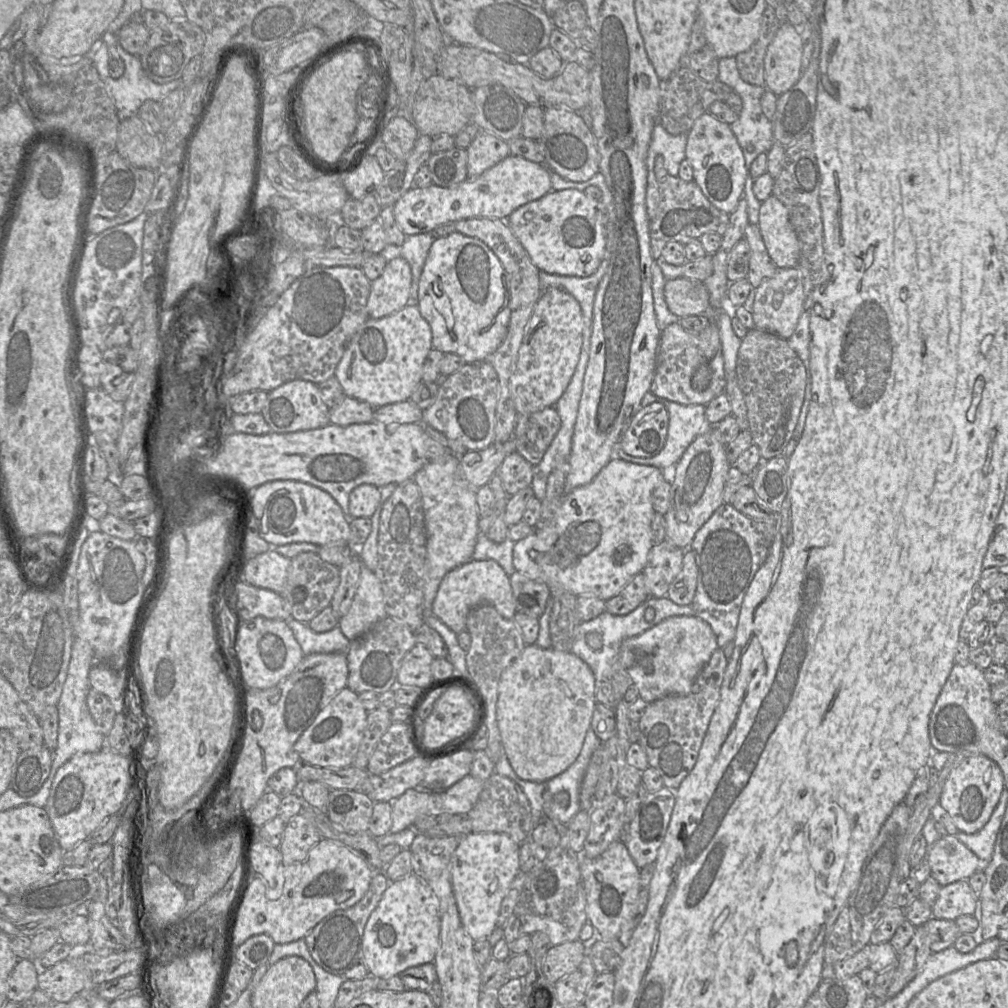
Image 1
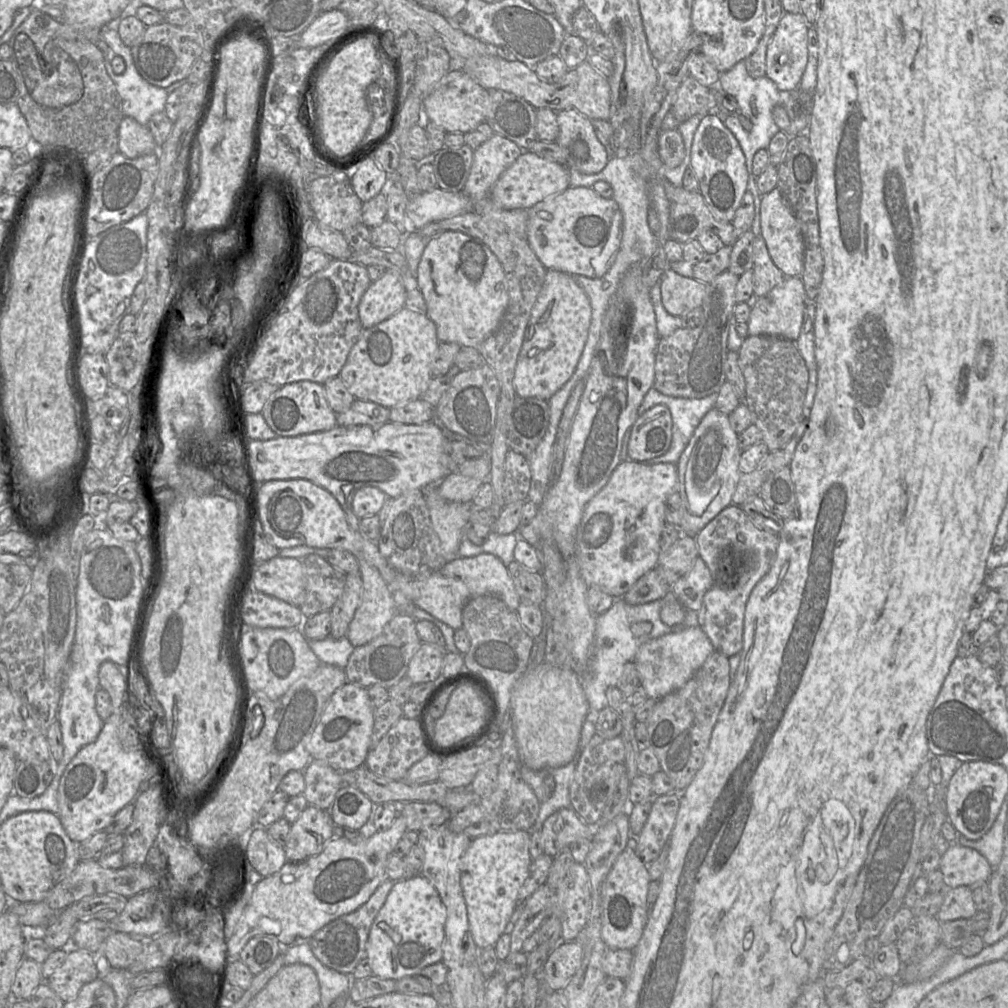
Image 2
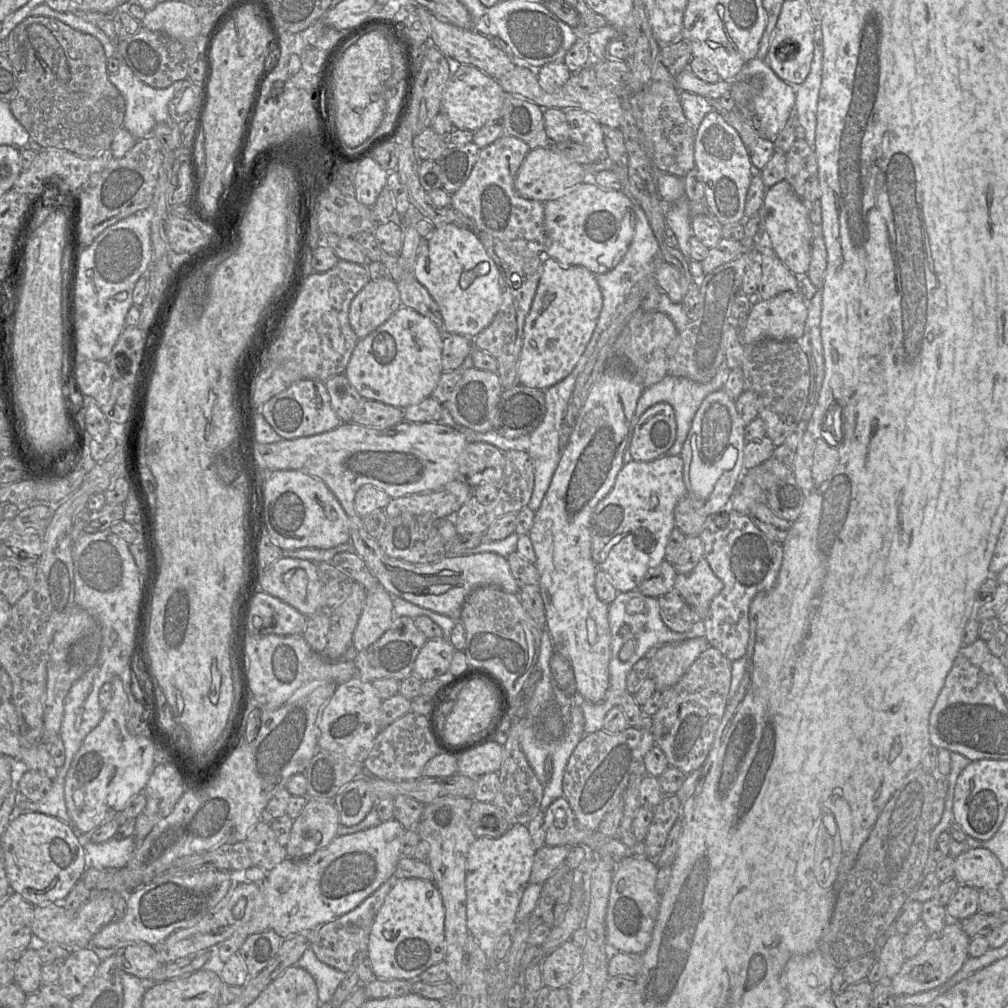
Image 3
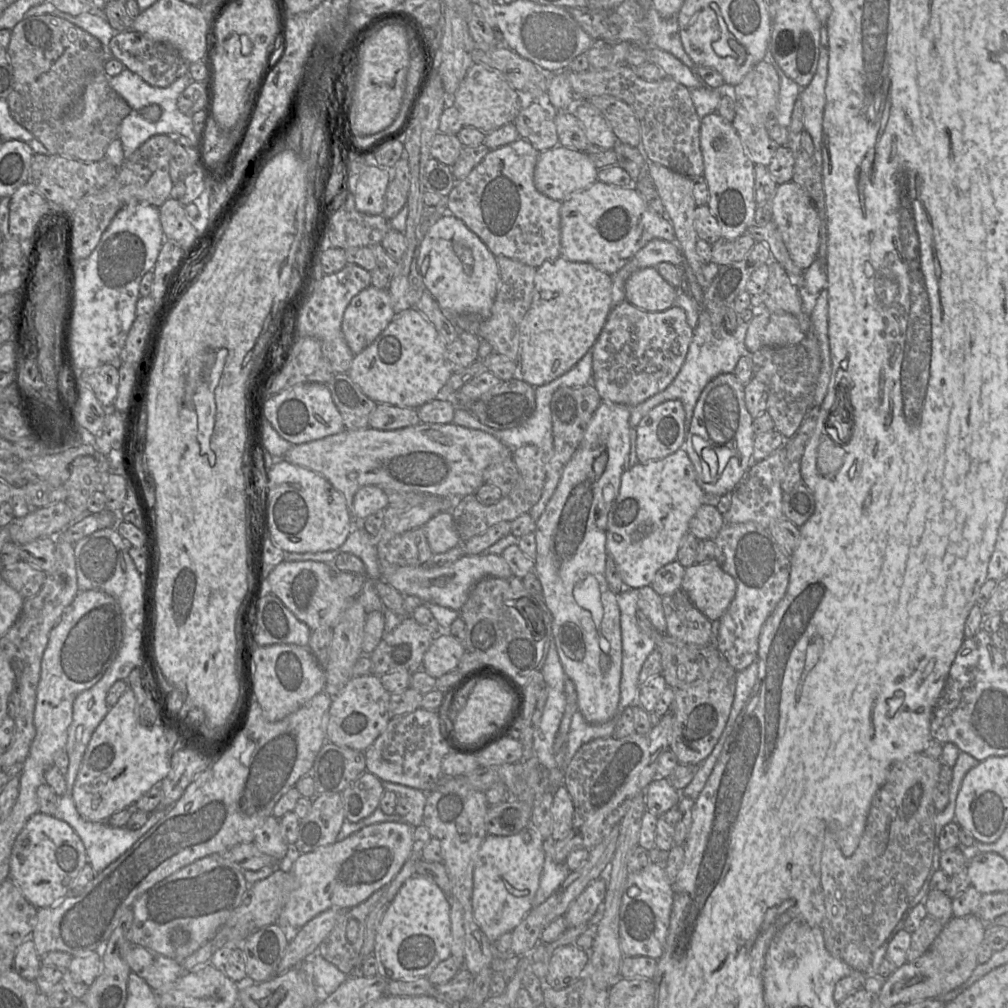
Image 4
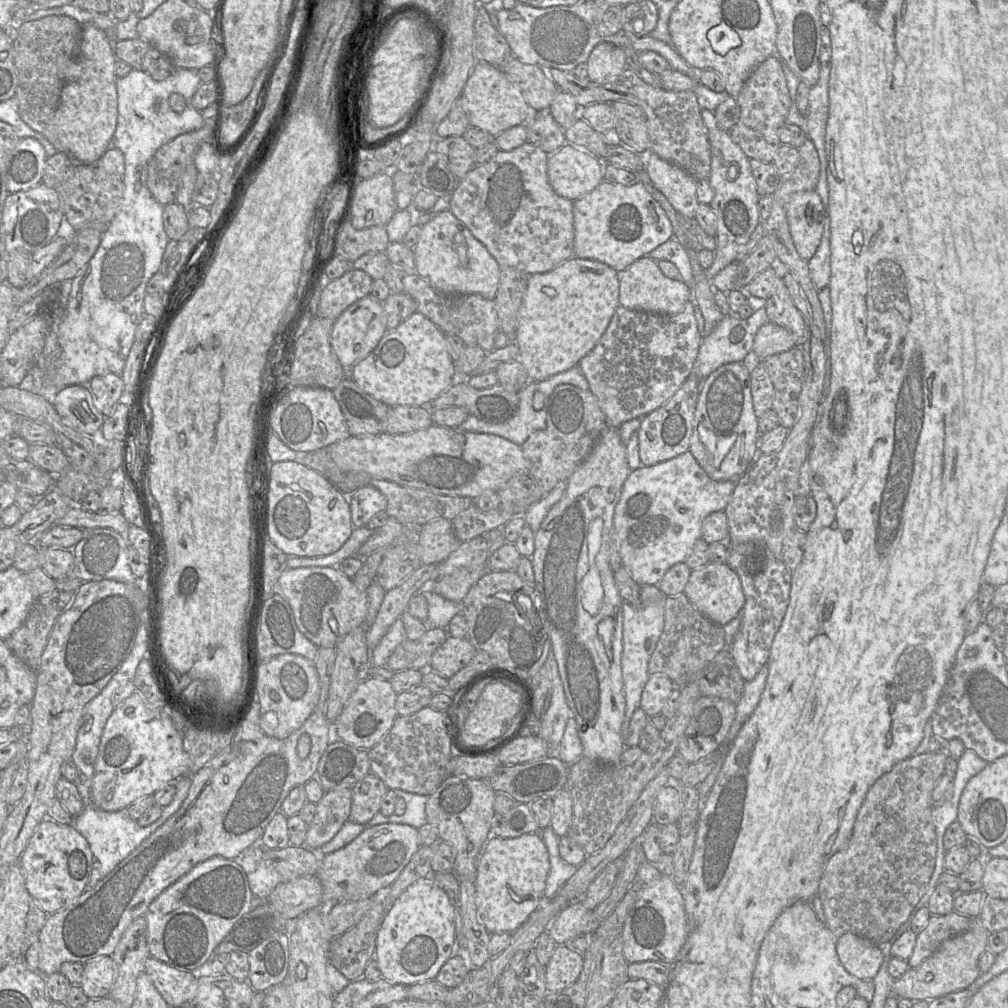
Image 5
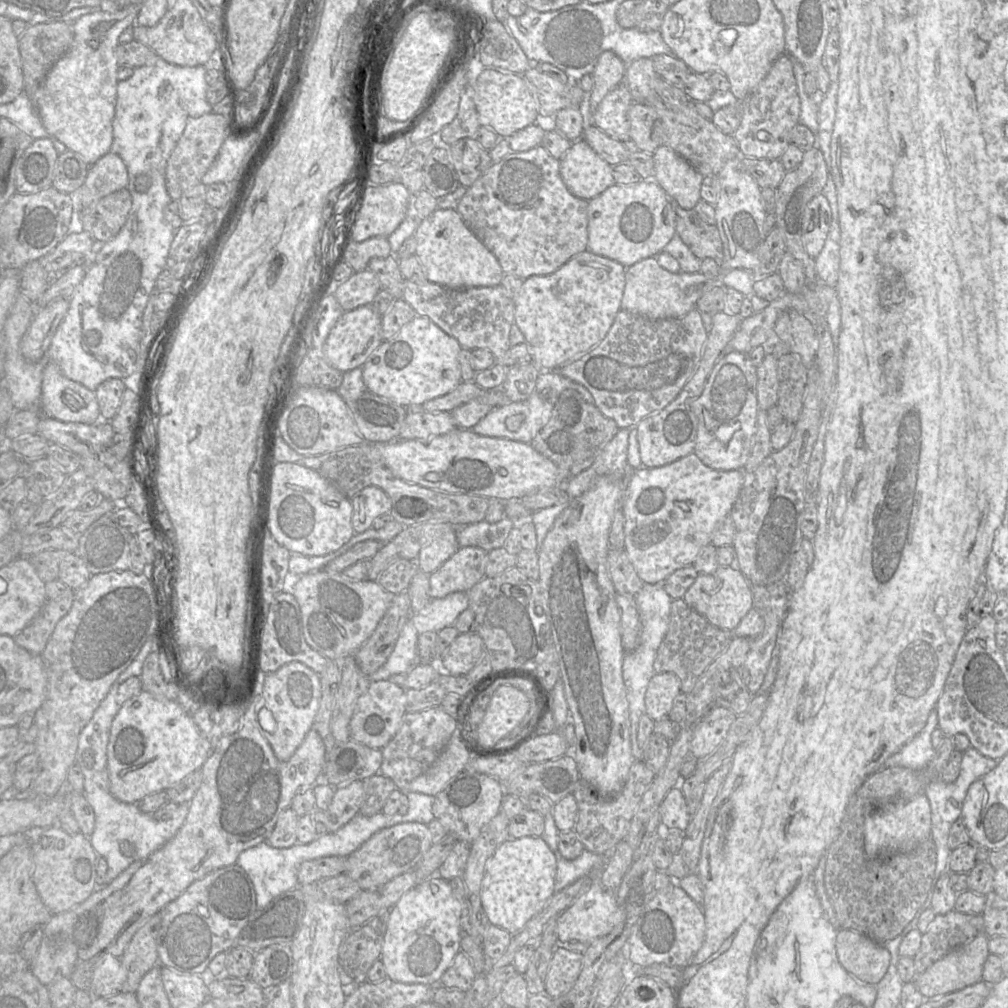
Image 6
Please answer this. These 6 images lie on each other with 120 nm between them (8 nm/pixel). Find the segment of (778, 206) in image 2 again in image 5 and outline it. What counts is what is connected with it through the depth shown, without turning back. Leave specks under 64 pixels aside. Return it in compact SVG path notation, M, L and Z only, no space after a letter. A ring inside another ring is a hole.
M795 193L788 203L787 220L798 254L808 261L821 242L825 224L825 209L818 193Z

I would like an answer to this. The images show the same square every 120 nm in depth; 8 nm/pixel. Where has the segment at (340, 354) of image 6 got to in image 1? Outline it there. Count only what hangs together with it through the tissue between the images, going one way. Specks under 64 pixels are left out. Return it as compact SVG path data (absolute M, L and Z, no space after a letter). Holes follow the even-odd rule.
M391 255L382 274L371 282L367 300L367 313L371 319L380 319L403 309L410 303L411 267L400 255Z

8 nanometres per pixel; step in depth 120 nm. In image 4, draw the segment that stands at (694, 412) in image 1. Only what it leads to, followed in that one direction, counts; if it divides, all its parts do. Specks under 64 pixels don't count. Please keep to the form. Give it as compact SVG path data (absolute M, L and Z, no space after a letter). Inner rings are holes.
M705 309L701 310L698 324L693 330L693 339L688 353L677 376L665 390L631 408L630 427L636 429L641 419L659 404L668 400L679 400L685 411L685 431L687 436L695 405L705 386L720 374L733 373L740 357L745 354L752 354L748 352L745 346L748 327L749 322L743 322L739 313L737 313L737 327L734 332L729 333L723 325L713 326L708 312Z

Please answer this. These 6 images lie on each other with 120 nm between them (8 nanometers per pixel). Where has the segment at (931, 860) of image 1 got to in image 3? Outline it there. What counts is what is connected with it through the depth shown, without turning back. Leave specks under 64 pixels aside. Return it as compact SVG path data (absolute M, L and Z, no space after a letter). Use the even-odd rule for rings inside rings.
M969 848L955 858L954 878L960 885L998 889L1005 873L1001 861L986 848Z

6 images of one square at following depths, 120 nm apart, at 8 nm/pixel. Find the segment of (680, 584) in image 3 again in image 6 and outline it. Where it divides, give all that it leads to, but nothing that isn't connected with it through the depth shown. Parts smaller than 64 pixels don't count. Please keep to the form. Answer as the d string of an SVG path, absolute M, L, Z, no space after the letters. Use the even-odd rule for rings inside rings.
M719 566L711 574L699 573L682 598L711 624L733 631L753 607L751 584L737 566Z

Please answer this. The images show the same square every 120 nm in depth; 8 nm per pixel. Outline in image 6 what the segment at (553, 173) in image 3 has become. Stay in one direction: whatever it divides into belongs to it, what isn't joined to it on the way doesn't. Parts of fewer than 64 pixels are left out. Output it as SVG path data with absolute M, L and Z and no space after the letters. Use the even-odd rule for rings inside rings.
M583 138L572 141L571 147L560 159L560 175L573 195L587 201L597 197L615 183L613 166L602 159Z

